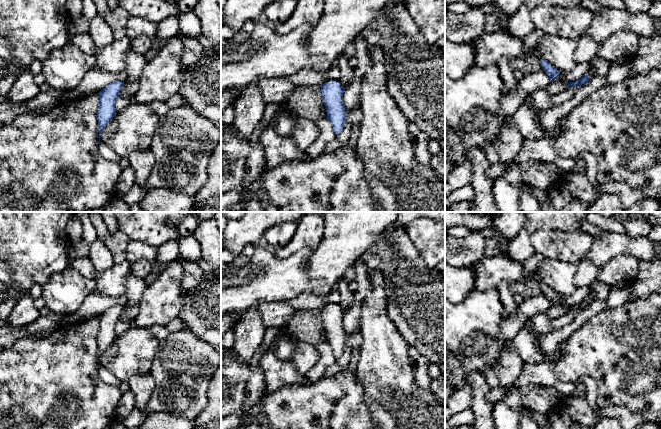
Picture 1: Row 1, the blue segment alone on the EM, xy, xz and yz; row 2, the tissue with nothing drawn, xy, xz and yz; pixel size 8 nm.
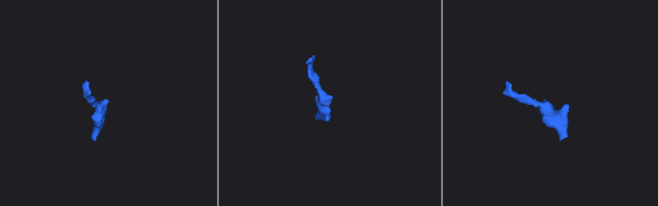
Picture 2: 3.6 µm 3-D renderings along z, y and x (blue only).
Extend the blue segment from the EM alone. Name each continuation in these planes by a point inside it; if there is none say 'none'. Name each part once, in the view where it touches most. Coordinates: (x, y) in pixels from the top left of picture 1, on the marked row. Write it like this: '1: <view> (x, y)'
none

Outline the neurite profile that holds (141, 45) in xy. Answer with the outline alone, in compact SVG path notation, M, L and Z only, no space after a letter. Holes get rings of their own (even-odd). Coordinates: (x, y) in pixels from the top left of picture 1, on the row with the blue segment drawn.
M141 36L131 41L131 48L135 52L145 56L147 51L151 49L152 43L152 39Z

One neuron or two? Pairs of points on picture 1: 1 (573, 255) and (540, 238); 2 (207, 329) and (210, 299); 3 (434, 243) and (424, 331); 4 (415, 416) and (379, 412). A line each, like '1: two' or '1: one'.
1: one
2: one
3: two
4: one

